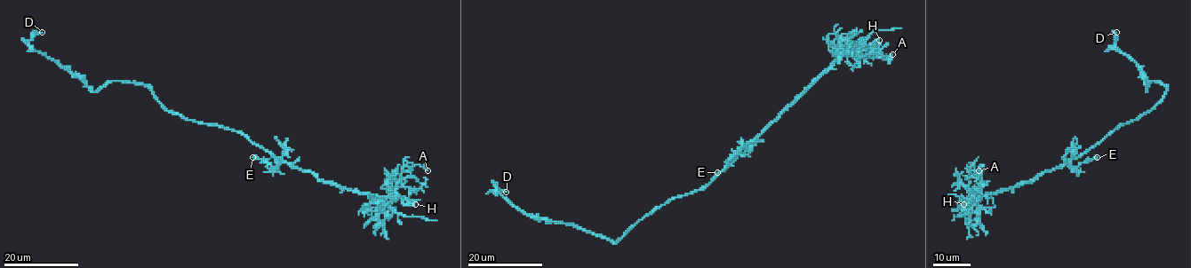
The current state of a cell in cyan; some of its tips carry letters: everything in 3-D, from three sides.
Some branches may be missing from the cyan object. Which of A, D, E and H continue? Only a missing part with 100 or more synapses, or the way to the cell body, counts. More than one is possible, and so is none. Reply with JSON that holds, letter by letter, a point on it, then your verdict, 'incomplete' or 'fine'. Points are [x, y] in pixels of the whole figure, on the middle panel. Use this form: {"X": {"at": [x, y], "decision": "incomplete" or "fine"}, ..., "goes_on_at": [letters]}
{"A": {"at": [892, 54], "decision": "fine"}, "D": {"at": [506, 192], "decision": "fine"}, "E": {"at": [717, 172], "decision": "fine"}, "H": {"at": [879, 40], "decision": "fine"}, "goes_on_at": []}

